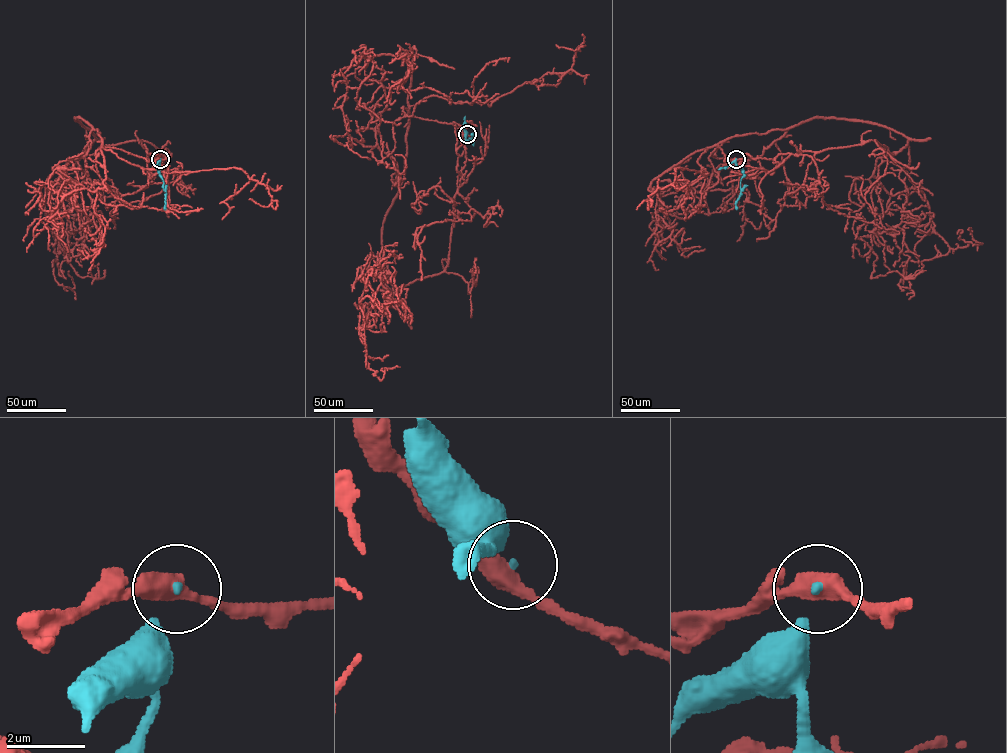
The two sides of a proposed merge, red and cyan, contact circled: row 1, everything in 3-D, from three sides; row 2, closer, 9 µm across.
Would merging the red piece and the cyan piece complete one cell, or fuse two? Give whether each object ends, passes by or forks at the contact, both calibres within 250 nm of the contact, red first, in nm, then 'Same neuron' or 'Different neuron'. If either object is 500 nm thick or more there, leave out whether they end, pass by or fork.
At the ring red passes by. At the ring cyan ends. Thickness 480 nm (red) against 110 nm. Different neuron

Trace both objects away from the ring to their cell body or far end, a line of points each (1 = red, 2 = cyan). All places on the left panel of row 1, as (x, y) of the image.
1: (160, 159), (104, 146), (75, 118), (88, 155), (138, 140), (167, 161), (163, 189), (112, 210), (114, 229)
2: (160, 159), (159, 173), (166, 192), (164, 209)

